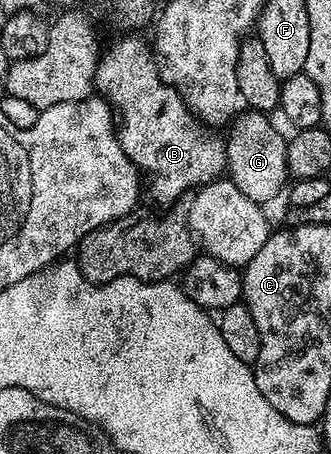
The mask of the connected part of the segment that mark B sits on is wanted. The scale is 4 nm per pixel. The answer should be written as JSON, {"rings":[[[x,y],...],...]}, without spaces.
{"rings":[[[124,37],[112,46],[107,46],[106,55],[101,56],[96,68],[95,92],[112,106],[118,118],[120,149],[136,164],[141,174],[148,173],[146,193],[161,207],[172,206],[184,194],[191,194],[201,185],[208,185],[225,172],[228,146],[219,132],[213,131],[203,121],[197,119],[180,92],[173,85],[165,83],[160,75],[160,67],[153,50],[140,37]]]}

